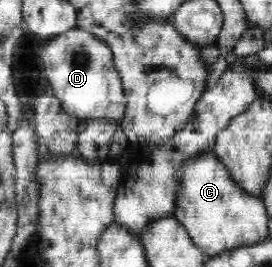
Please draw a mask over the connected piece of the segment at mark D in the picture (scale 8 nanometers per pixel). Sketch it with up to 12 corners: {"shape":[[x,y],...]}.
{"shape":[[77,27],[43,45],[62,109],[80,119],[126,117],[114,52]]}

